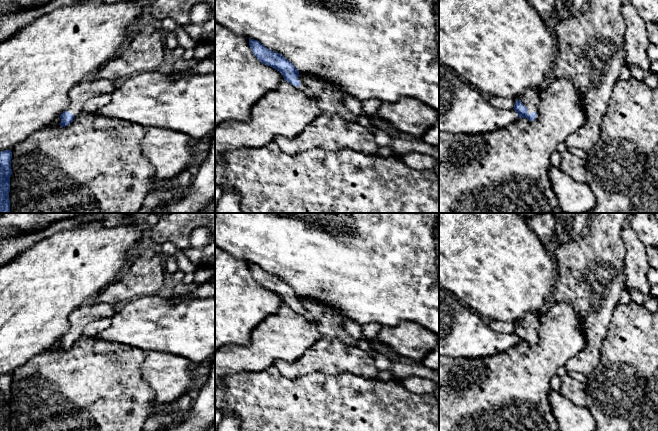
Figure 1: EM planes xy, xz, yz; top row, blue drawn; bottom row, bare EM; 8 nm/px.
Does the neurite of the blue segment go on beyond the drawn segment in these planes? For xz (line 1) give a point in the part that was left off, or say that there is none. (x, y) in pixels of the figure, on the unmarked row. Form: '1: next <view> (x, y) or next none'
1: next xz (303, 311)

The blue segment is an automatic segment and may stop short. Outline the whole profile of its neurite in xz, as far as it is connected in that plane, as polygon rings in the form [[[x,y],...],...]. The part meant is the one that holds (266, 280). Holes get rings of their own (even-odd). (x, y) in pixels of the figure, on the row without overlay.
[[[249,262],[249,270],[255,281],[263,288],[270,290],[279,295],[284,304],[289,306],[293,311],[305,316],[313,324],[317,324],[312,318],[312,314],[305,308],[304,304],[299,300],[299,295],[280,277],[274,276],[259,265]]]

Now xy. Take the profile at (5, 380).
[[[11,374],[0,376],[0,431],[10,431]]]

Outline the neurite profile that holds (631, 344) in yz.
[[[634,301],[618,303],[600,348],[601,364],[588,376],[587,407],[593,413],[594,431],[658,431],[658,310],[649,312]]]

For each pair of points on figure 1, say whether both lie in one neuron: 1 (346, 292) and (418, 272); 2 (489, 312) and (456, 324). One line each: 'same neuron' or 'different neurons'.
1: same neuron
2: different neurons

